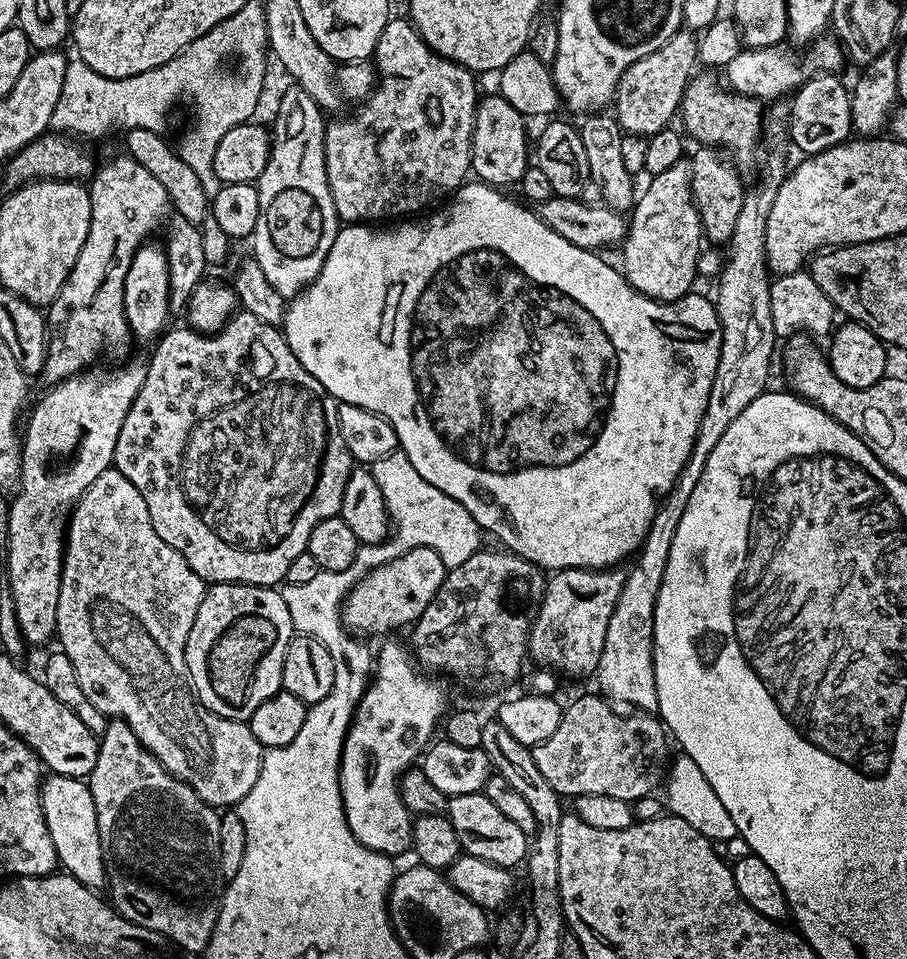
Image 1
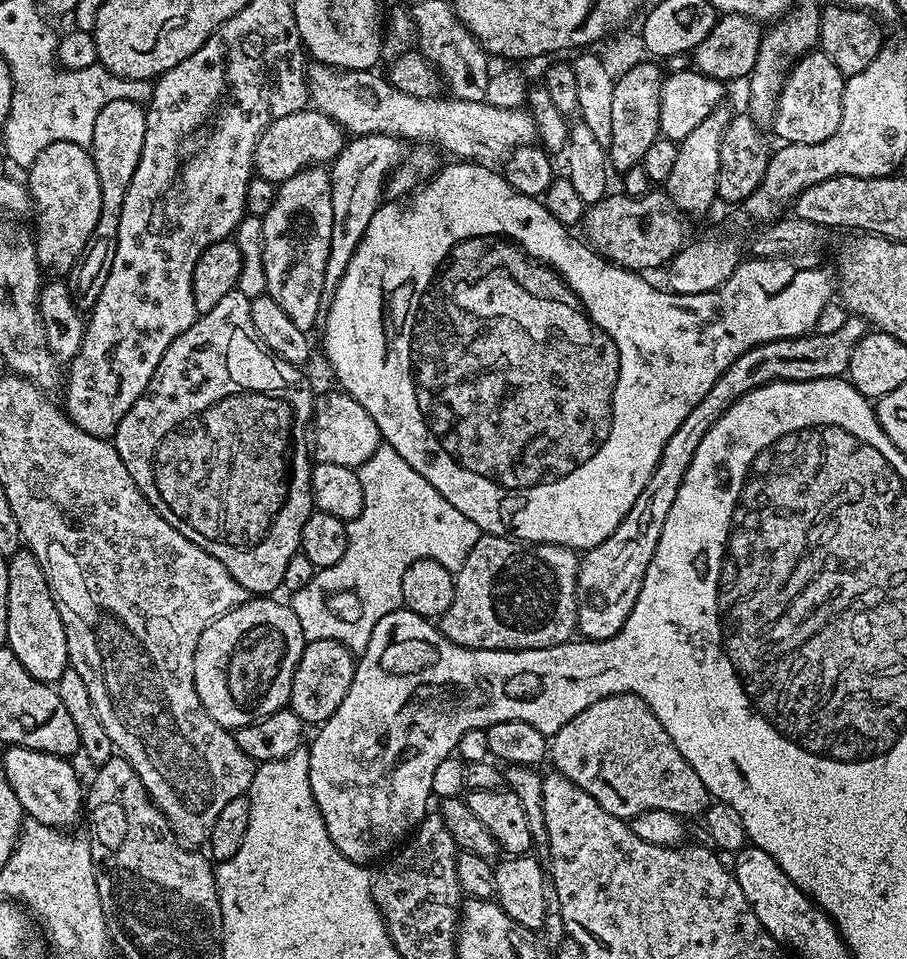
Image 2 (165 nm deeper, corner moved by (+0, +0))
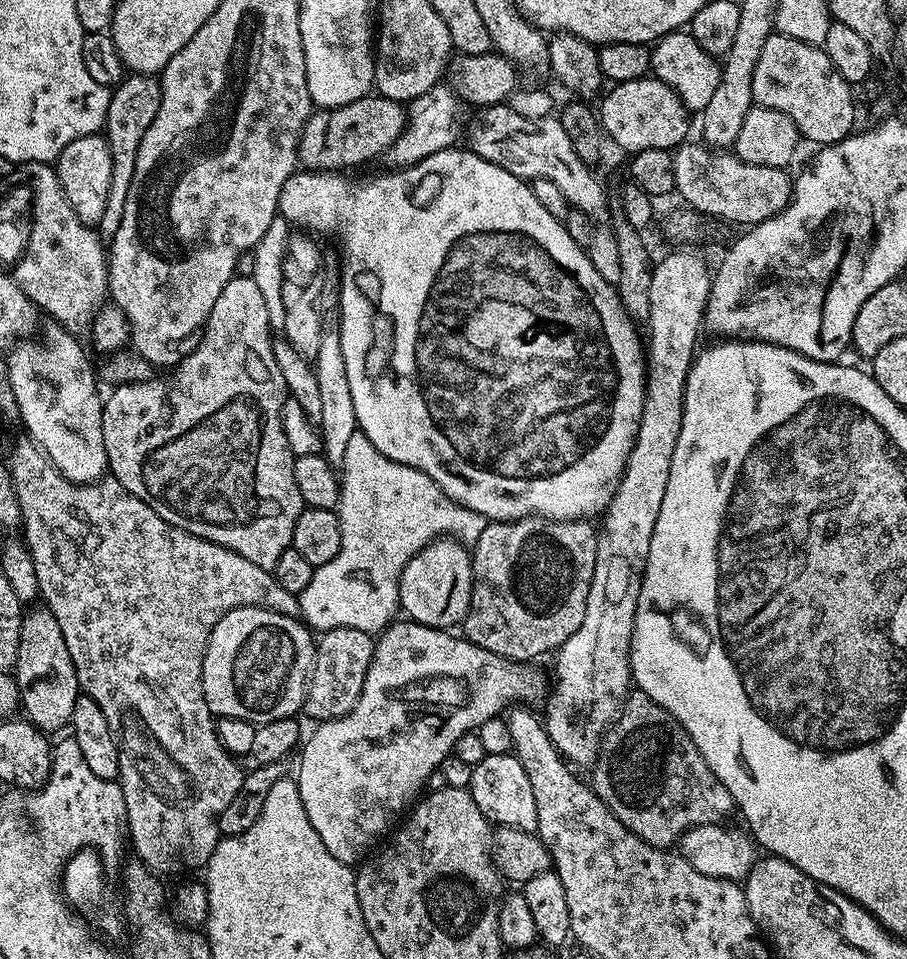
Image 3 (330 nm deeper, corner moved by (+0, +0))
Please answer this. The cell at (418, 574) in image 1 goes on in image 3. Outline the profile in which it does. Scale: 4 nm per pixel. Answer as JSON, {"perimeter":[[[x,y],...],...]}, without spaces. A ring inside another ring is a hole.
{"perimeter":[[[441,538],[427,544],[402,570],[400,606],[403,615],[415,624],[452,630],[468,614],[472,601],[472,553],[459,540]]]}

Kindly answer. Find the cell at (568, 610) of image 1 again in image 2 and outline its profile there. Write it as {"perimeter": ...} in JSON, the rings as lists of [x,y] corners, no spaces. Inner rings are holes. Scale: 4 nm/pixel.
{"perimeter":[[[849,315],[847,319],[829,332],[816,330],[794,338],[771,340],[746,350],[746,354],[739,356],[722,378],[710,386],[710,394],[706,394],[706,398],[686,414],[682,426],[670,434],[670,442],[666,442],[662,458],[658,458],[658,466],[654,466],[654,474],[650,474],[650,482],[642,486],[642,494],[634,498],[634,506],[630,506],[626,518],[618,522],[618,530],[614,530],[606,542],[598,542],[598,546],[583,553],[576,579],[576,626],[581,637],[589,640],[614,638],[614,634],[622,630],[626,618],[630,618],[630,610],[634,610],[634,602],[638,602],[654,550],[658,550],[658,538],[662,538],[662,526],[666,526],[666,517],[670,515],[670,506],[674,506],[678,486],[682,486],[682,478],[686,478],[686,470],[690,470],[690,462],[694,462],[694,453],[702,438],[706,438],[706,430],[718,422],[733,400],[745,396],[750,390],[773,384],[775,380],[806,382],[843,377],[848,370],[850,354],[854,354],[854,346],[858,346],[870,328],[868,321],[861,316]]]}

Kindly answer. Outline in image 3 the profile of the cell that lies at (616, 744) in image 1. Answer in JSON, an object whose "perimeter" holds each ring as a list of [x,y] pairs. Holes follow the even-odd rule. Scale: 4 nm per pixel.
{"perimeter":[[[639,690],[633,691],[624,702],[624,707],[616,723],[603,737],[600,746],[600,757],[591,769],[590,786],[602,798],[604,805],[614,813],[626,827],[638,838],[650,846],[671,849],[694,826],[706,826],[727,821],[727,816],[734,812],[734,801],[730,790],[718,782],[714,770],[702,758],[698,746],[690,734],[658,702]]]}

